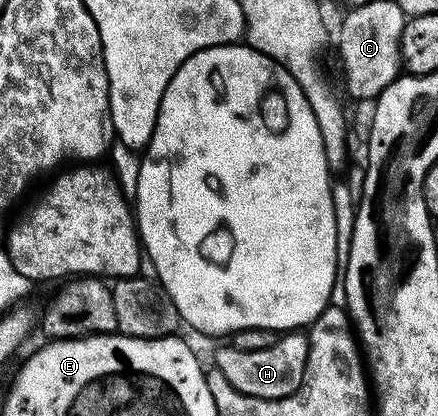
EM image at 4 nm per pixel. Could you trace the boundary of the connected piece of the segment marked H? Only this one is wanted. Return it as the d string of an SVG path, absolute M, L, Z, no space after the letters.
M293 330L282 335L270 349L239 350L232 346L219 349L215 371L223 374L223 378L227 378L227 382L231 382L235 390L239 390L239 394L247 394L251 398L278 400L287 398L295 394L295 390L299 390L303 374L307 370L308 357L308 335L304 331Z

